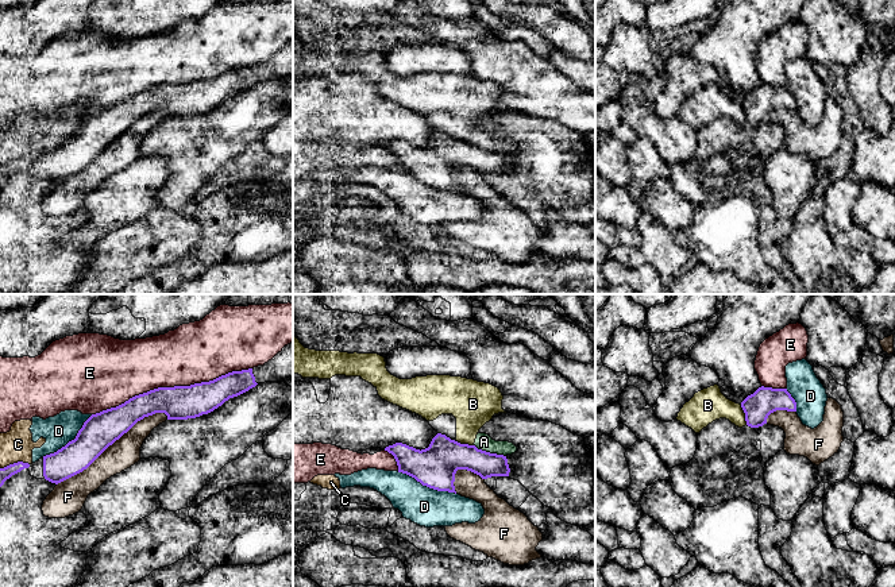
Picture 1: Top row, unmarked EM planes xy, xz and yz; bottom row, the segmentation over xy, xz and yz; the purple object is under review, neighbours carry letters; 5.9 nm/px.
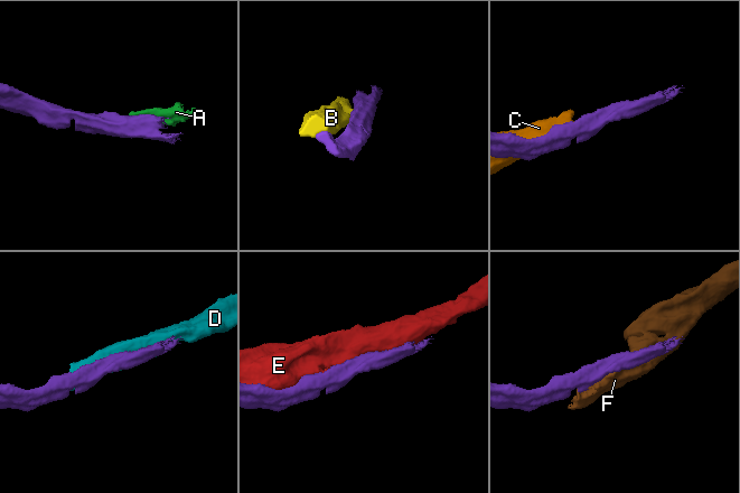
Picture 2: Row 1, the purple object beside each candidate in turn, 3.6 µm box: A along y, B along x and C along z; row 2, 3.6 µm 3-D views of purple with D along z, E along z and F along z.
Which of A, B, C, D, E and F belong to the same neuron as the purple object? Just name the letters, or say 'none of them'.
none of them

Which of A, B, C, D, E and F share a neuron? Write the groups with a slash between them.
A B / C D / E / F

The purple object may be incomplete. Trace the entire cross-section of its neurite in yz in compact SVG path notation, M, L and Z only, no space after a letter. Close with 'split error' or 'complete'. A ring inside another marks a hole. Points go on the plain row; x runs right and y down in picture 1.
M761 84L741 100L741 105L747 123L759 125L767 121L768 113L776 108L796 109L796 100L787 86Z; complete

